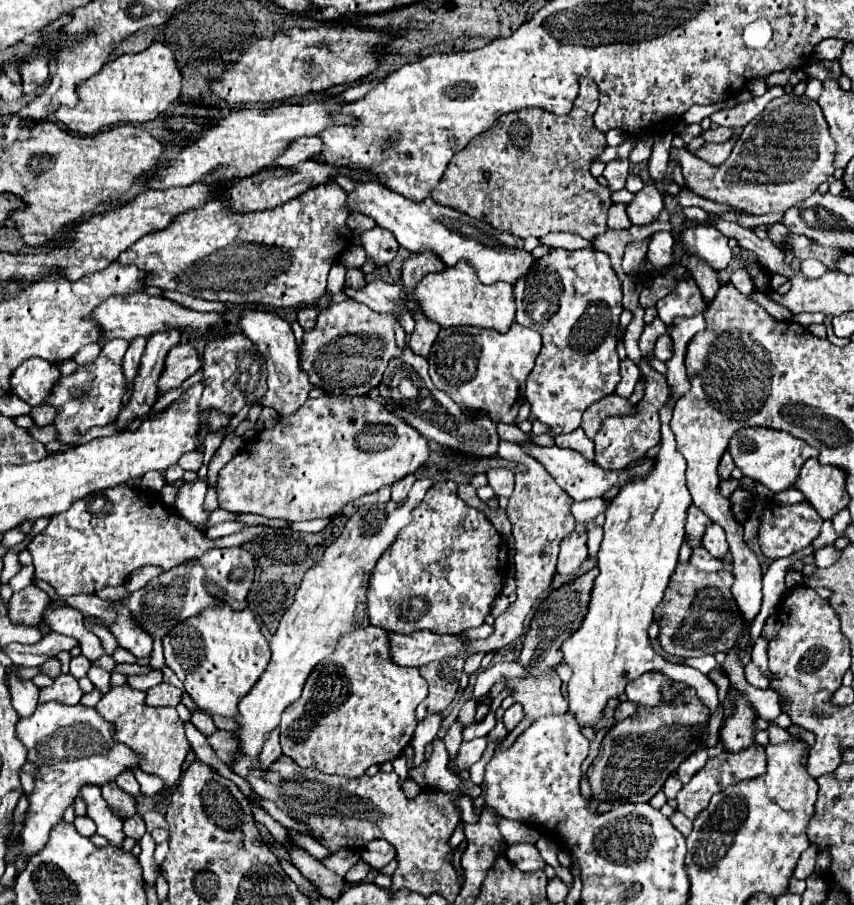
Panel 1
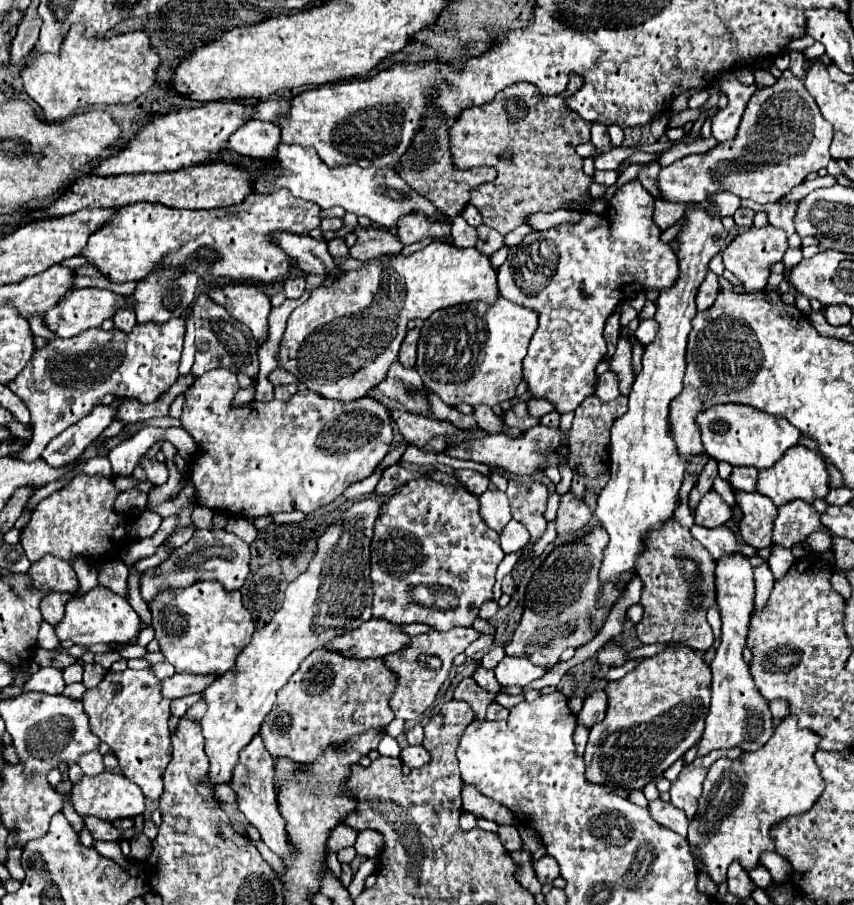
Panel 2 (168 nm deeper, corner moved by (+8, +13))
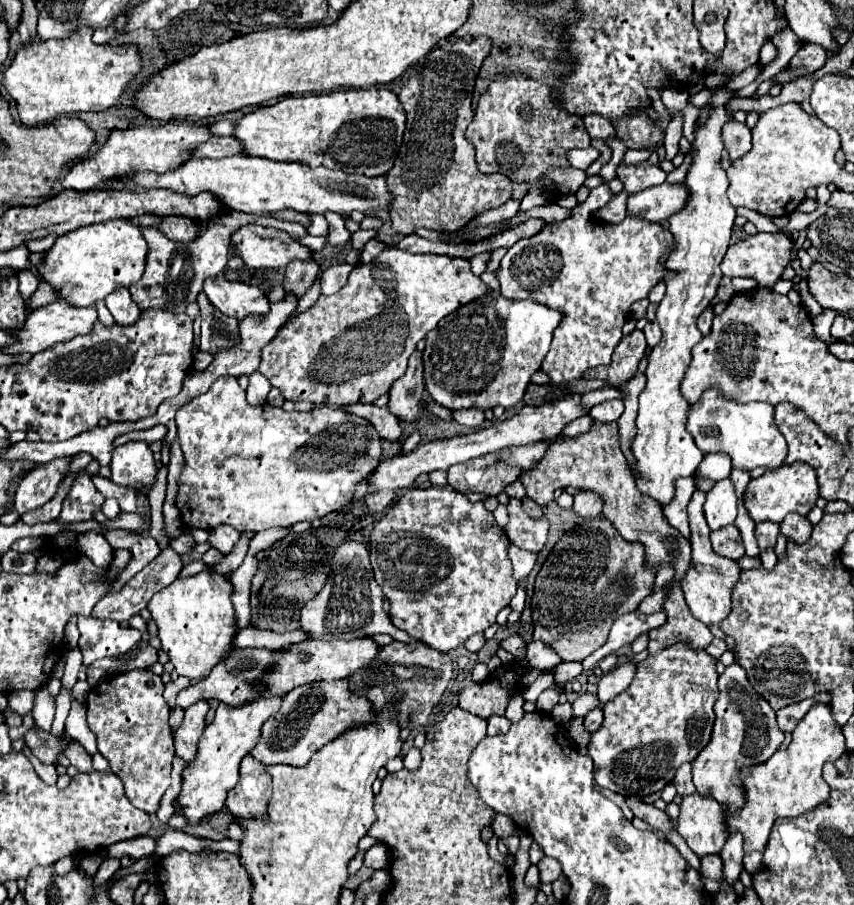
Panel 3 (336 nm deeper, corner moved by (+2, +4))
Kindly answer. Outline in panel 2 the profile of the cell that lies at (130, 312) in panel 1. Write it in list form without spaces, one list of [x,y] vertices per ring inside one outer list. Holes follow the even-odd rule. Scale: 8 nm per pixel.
[[[75,288],[71,292],[67,292],[67,298],[63,298],[63,302],[59,302],[57,306],[53,306],[47,312],[45,326],[49,326],[49,330],[53,330],[59,338],[73,338],[73,336],[77,336],[89,328],[97,328],[105,320],[113,318],[115,312],[121,308],[119,302],[123,302],[125,308],[135,308],[133,296],[121,296],[111,290],[99,290],[99,288]]]

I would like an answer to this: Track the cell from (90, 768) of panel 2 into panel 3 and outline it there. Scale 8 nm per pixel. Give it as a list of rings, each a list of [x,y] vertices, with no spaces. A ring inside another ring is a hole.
[[[69,739],[67,747],[65,747],[65,757],[71,761],[71,765],[75,765],[81,773],[87,773],[93,769],[93,763],[91,763],[91,757],[87,755],[87,751],[75,741],[75,739]]]

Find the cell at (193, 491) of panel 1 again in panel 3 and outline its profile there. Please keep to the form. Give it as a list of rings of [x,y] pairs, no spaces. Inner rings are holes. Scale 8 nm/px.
[[[129,441],[113,451],[109,479],[117,485],[137,487],[145,483],[151,487],[157,467],[153,463],[153,451],[145,441]]]

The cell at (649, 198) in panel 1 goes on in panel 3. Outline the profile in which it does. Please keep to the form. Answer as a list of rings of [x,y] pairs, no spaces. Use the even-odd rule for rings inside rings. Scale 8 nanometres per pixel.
[[[607,185],[595,187],[587,197],[589,201],[577,205],[567,219],[545,225],[529,239],[519,239],[497,269],[501,295],[509,299],[529,299],[533,295],[539,303],[563,315],[541,365],[553,383],[579,379],[585,369],[611,363],[631,305],[645,299],[651,287],[665,275],[673,275],[659,263],[667,245],[673,247],[673,235],[661,229],[659,223],[645,223],[641,219],[625,219],[619,225],[597,221],[593,211],[601,209],[609,197]]]

